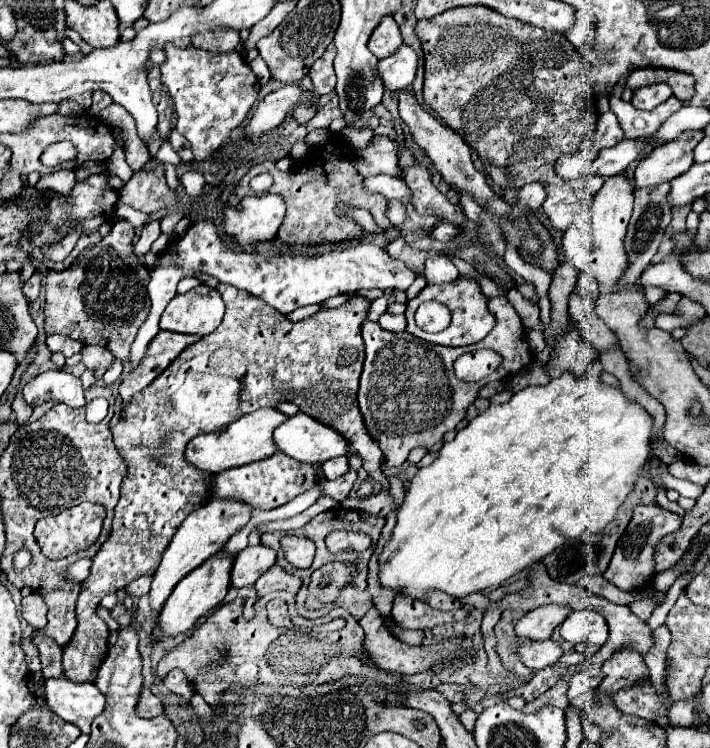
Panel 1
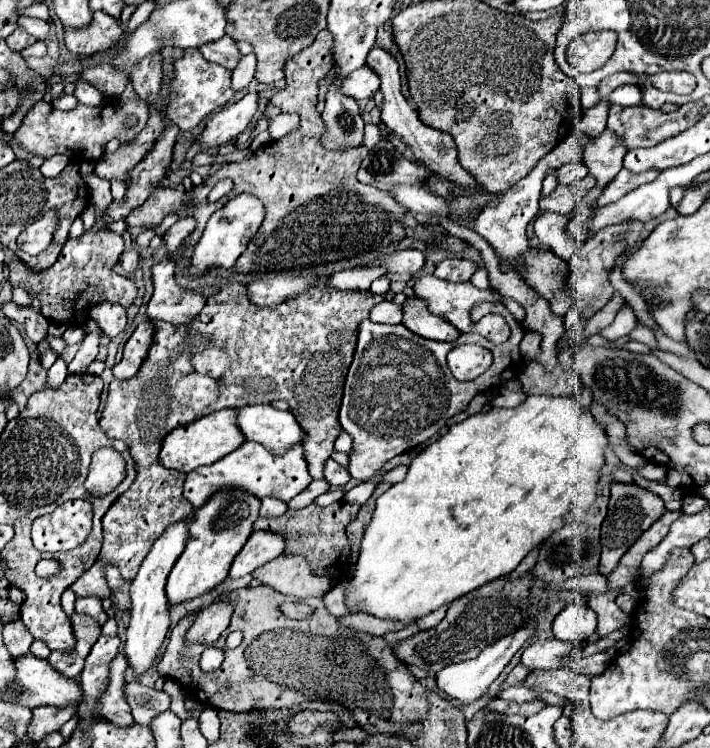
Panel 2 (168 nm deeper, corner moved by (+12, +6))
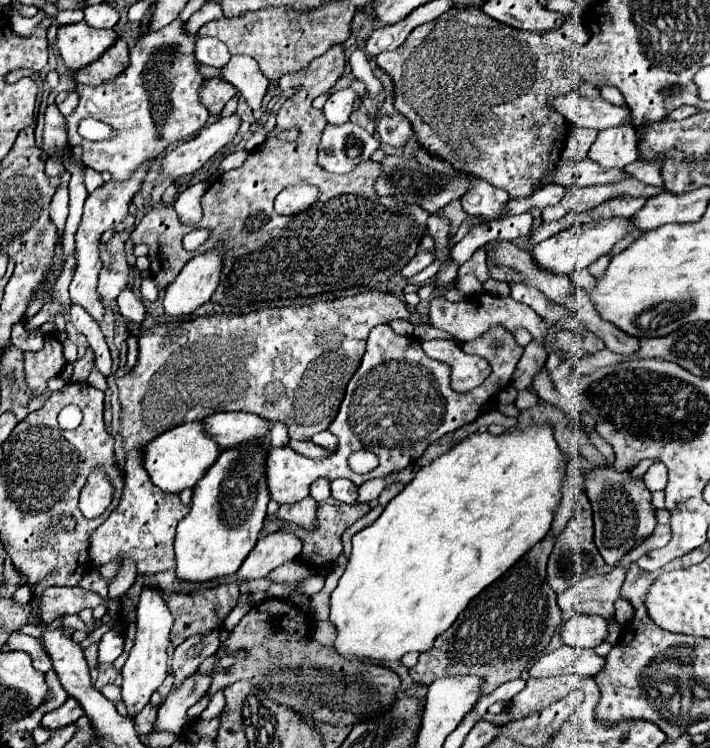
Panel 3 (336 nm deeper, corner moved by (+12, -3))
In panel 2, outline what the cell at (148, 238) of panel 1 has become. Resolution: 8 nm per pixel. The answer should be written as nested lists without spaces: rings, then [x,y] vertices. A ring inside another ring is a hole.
[[[134,248],[122,252],[122,260],[120,260],[120,264],[122,264],[122,270],[124,270],[126,276],[132,274],[132,270],[138,266],[138,260],[140,260],[140,256],[138,256],[138,252],[136,252]]]

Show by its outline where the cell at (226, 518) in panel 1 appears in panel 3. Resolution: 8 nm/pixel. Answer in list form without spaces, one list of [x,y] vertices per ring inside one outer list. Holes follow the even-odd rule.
[[[148,587],[140,595],[138,603],[138,621],[136,621],[136,641],[122,667],[122,701],[126,705],[128,717],[134,719],[150,701],[152,693],[166,679],[166,647],[170,645],[170,629],[174,623],[172,613],[168,611],[162,595],[156,591],[158,587]]]

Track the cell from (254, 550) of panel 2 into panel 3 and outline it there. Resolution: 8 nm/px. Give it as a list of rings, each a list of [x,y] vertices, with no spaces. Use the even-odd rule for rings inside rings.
[[[276,531],[266,537],[260,537],[252,553],[246,557],[242,567],[238,569],[238,577],[242,581],[266,577],[272,569],[294,561],[302,551],[302,541],[288,531]]]

